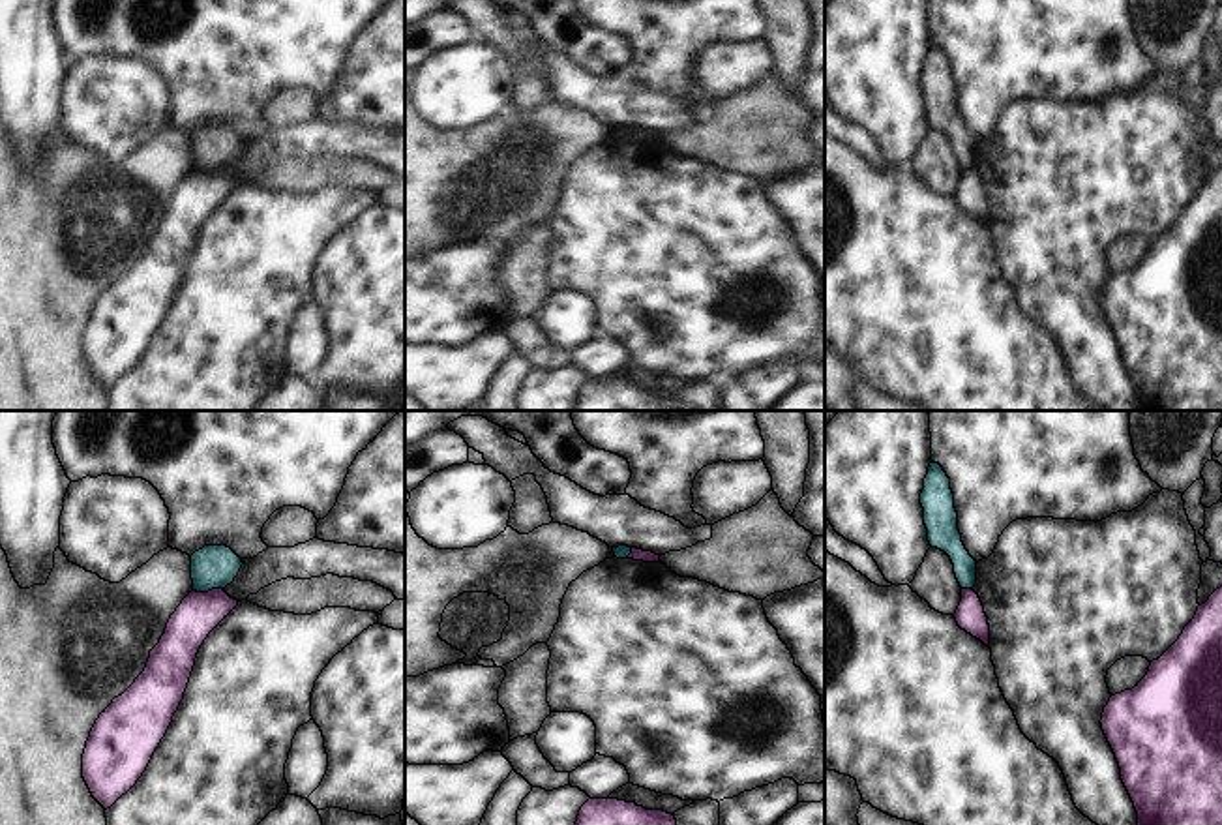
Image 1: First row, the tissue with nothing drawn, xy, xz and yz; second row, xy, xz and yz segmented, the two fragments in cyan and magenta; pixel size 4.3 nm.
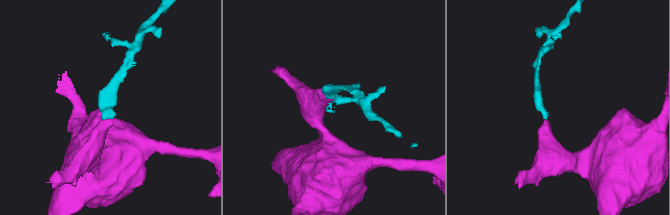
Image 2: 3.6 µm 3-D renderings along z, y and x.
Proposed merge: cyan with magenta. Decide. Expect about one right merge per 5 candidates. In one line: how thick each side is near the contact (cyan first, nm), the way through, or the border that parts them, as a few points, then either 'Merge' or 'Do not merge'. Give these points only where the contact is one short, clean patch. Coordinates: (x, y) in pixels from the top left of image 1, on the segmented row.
Thickness 190 nm (cyan) against 180 nm. Do not merge

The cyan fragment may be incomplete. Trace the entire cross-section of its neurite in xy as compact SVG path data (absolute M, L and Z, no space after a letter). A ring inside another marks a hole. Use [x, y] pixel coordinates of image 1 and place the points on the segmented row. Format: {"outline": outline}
{"outline": "M204 546L191 555L193 591L225 589L242 568L242 559L227 546Z"}

